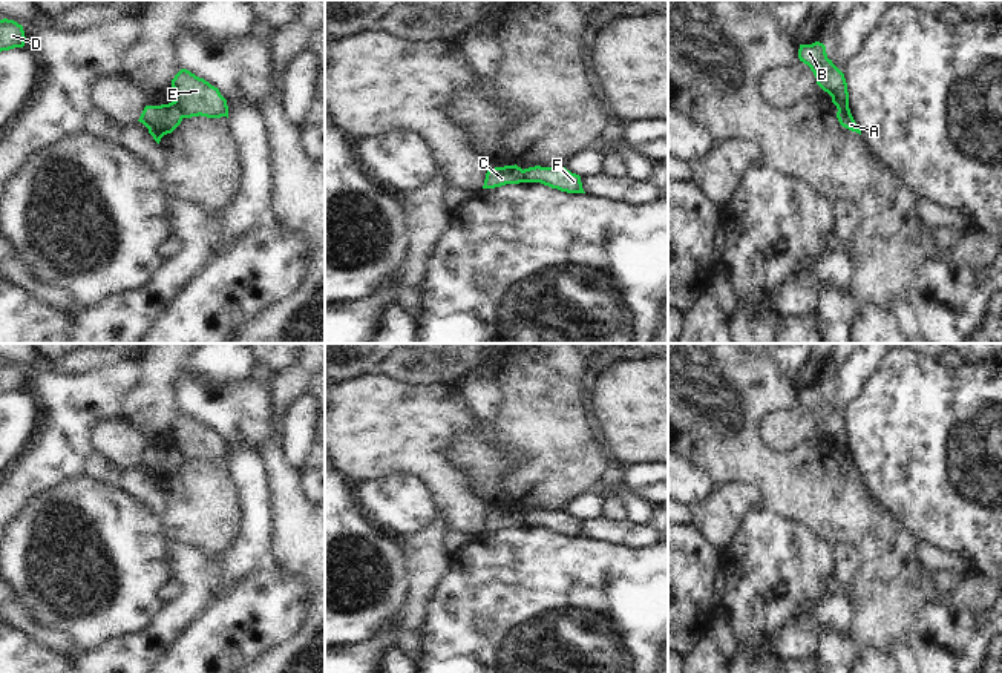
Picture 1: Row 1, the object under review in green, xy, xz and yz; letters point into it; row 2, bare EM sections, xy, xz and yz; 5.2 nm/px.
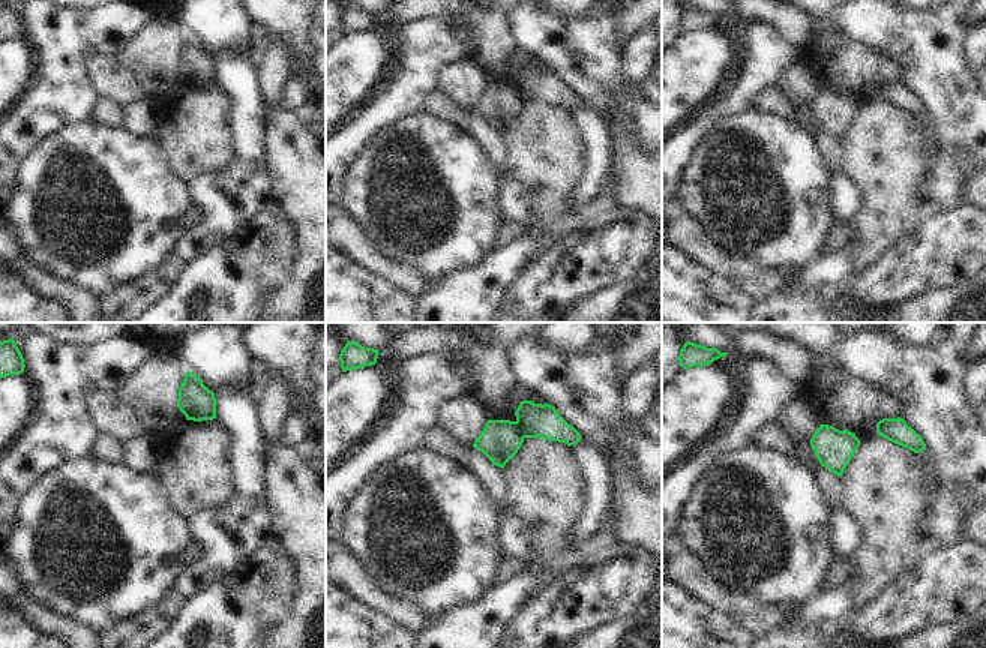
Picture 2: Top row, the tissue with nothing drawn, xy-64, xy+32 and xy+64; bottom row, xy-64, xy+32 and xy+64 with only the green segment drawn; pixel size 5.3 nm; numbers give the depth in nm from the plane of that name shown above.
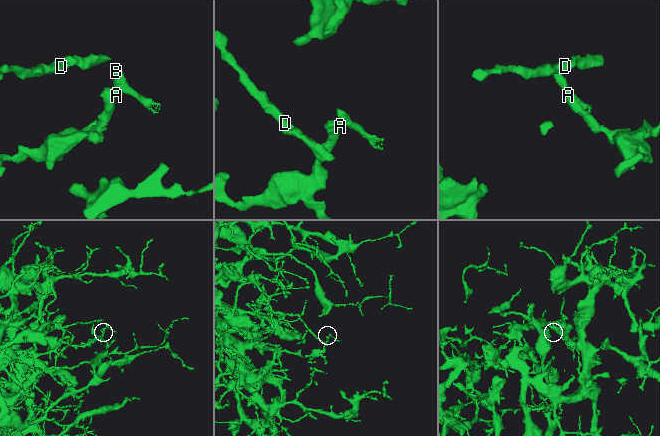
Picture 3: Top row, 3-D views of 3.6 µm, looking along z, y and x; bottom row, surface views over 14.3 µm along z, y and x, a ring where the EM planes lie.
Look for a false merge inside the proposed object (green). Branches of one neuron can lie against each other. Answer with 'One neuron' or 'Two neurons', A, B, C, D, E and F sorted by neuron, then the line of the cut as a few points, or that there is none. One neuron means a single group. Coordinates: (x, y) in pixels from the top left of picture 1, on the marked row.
Two neurons. Groups: A C D / B E F. Split along xy (173, 101), (183, 117).

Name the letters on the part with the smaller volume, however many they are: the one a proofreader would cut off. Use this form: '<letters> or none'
B, E, F.

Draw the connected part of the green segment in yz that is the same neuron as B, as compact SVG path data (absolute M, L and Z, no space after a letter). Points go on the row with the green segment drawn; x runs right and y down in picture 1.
M820 41L800 44L798 58L810 67L817 84L832 97L840 112L849 110L849 92L844 74L827 58L826 46Z

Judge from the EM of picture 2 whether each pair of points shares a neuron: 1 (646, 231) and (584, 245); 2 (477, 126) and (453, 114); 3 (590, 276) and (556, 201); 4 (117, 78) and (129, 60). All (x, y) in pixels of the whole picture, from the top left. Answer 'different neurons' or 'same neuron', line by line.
1: same neuron
2: different neurons
3: different neurons
4: different neurons

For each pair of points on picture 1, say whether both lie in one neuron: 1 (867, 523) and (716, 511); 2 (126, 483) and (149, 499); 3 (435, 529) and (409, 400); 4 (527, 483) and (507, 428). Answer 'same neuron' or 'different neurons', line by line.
1: different neurons
2: same neuron
3: different neurons
4: same neuron

